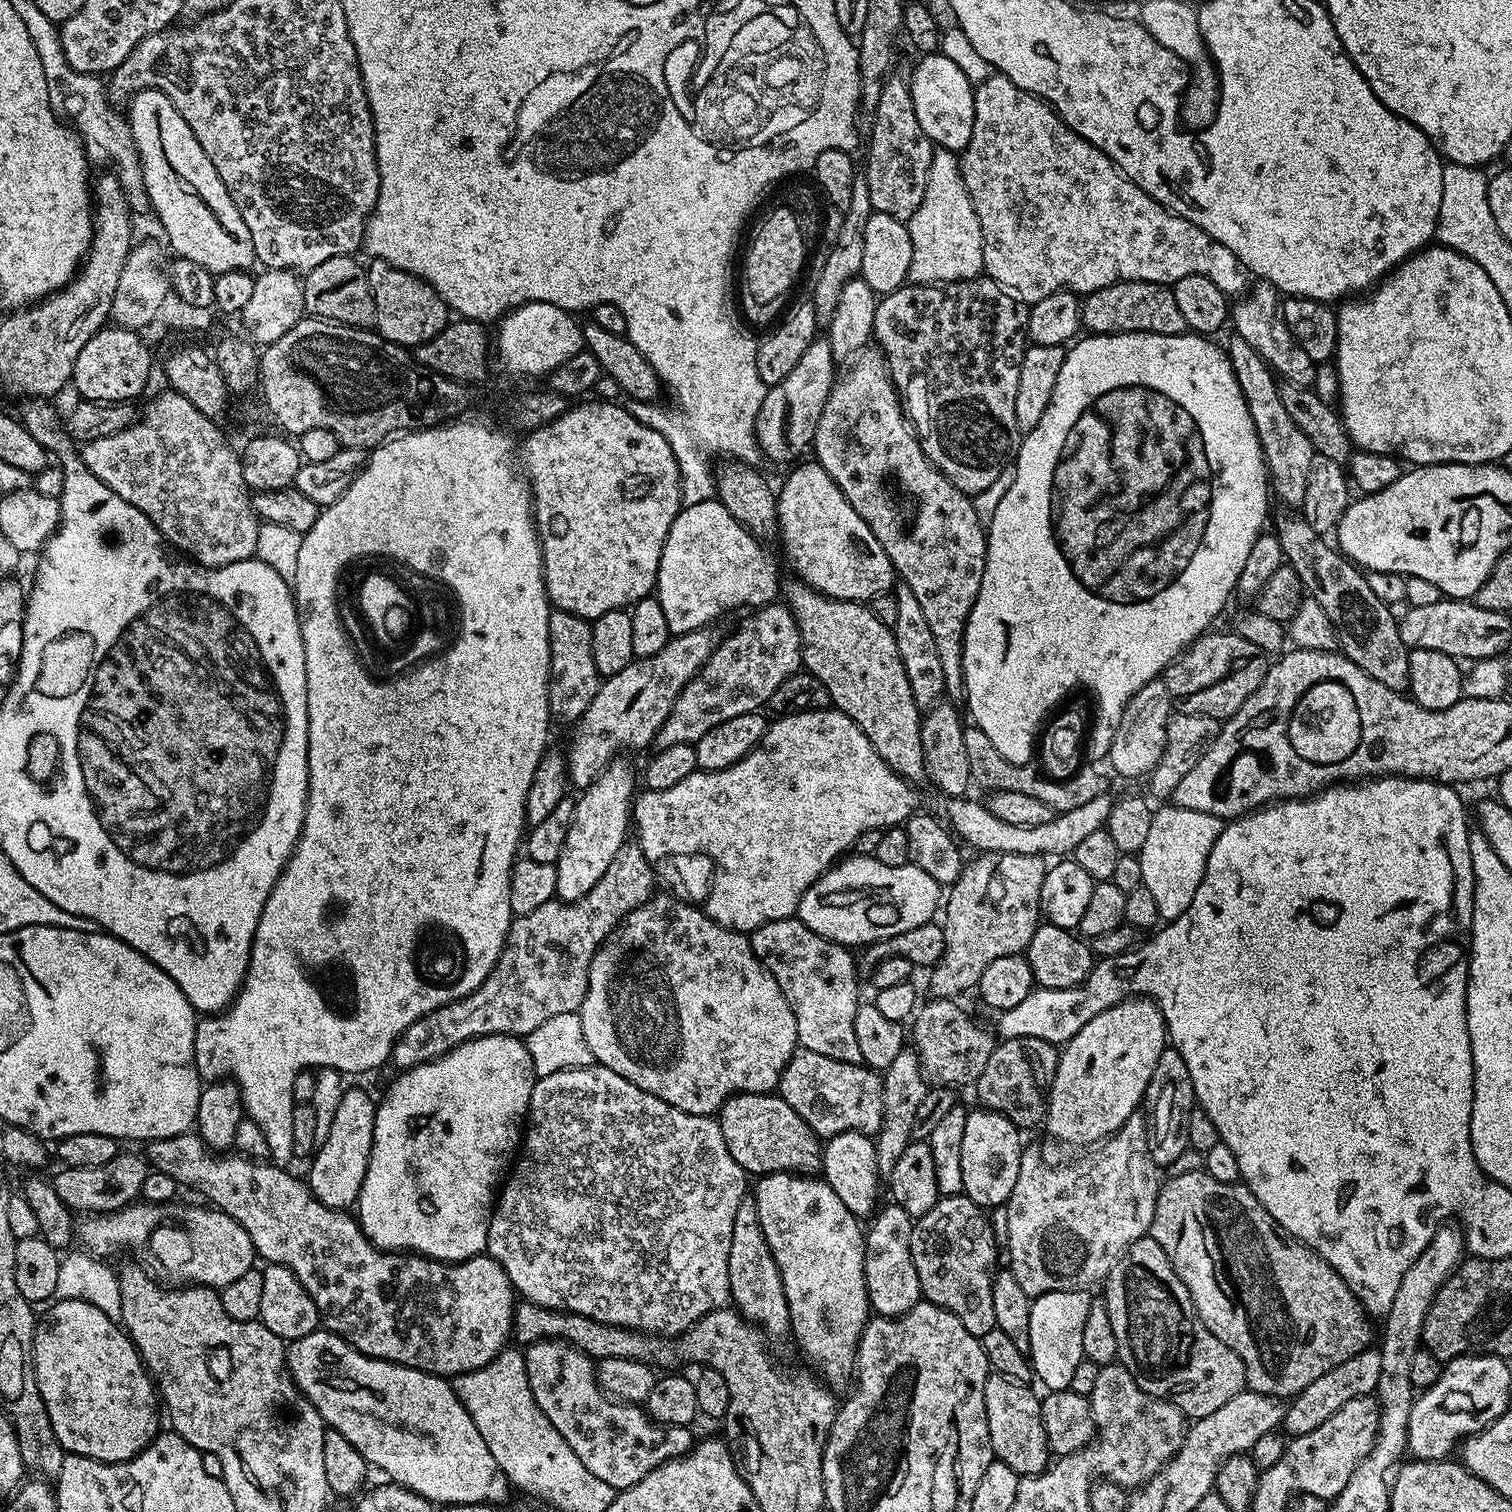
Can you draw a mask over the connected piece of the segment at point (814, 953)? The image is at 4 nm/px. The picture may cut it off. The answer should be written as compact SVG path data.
M798 918L786 920L765 920L755 932L751 933L752 949L758 959L770 970L774 982L782 986L790 1010L794 1010L794 1022L798 1022L799 1047L814 1050L814 1054L826 1054L835 1060L864 1064L862 1050L858 1050L858 1037L854 1034L854 1018L862 1003L860 984L856 981L856 960L843 944L814 934Z

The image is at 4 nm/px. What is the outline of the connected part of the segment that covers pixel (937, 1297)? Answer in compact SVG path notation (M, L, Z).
M966 1195L958 1196L941 1196L938 1203L930 1209L924 1216L919 1217L913 1223L912 1237L910 1238L910 1258L914 1262L914 1270L918 1270L918 1282L920 1283L920 1295L929 1304L936 1304L939 1308L945 1308L950 1314L954 1314L958 1318L958 1322L962 1322L962 1326L966 1326L966 1330L970 1330L970 1334L977 1338L985 1336L990 1329L996 1327L996 1319L994 1318L994 1290L992 1289L992 1278L997 1271L996 1265L996 1236L992 1233L992 1224L988 1221L989 1213L981 1208Z

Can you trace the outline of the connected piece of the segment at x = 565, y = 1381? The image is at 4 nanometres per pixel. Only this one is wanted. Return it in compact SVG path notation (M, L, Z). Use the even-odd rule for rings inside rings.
M539 1340L527 1345L523 1353L534 1402L550 1418L554 1430L570 1442L570 1450L582 1458L582 1466L594 1478L602 1478L606 1486L617 1490L634 1486L650 1470L692 1451L691 1427L658 1424L641 1405L626 1404L605 1395L596 1378L597 1365L582 1350L561 1340Z

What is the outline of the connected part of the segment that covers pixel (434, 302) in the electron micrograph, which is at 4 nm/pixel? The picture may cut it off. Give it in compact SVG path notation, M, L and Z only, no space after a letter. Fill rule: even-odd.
M373 259L367 265L370 290L374 294L374 310L376 311L375 331L380 337L395 344L403 344L412 350L416 345L434 338L450 322L450 309L445 300L430 286L428 281L410 274L406 270L398 270L386 262Z

